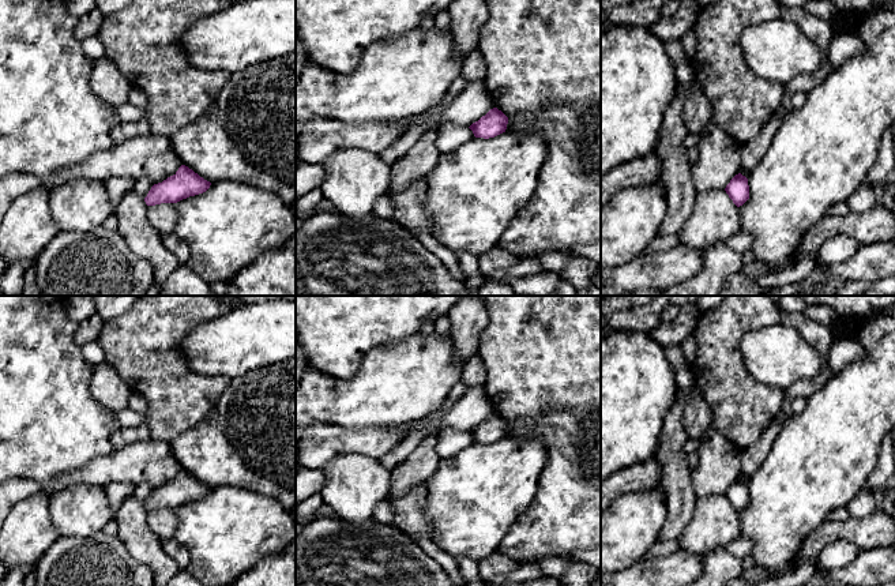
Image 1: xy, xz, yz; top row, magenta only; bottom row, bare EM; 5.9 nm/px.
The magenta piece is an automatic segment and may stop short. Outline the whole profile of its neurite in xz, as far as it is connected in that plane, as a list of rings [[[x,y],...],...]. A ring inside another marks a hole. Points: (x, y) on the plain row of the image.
[[[493,413],[469,433],[475,443],[489,444],[505,437],[507,429],[508,422],[497,413]]]

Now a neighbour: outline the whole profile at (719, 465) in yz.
[[[714,427],[708,428],[699,440],[699,465],[691,476],[693,492],[697,497],[725,495],[741,477],[741,451]]]

